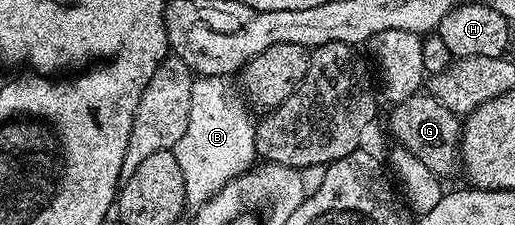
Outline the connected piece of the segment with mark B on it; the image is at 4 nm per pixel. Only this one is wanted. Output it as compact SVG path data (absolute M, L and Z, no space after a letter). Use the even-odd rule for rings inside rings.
M199 76L191 82L191 105L189 106L189 126L181 134L181 142L173 149L177 162L181 165L181 175L185 177L185 198L188 205L198 206L207 201L233 178L256 167L255 150L256 117L251 117L252 109L246 99L231 89L230 79L221 76Z

